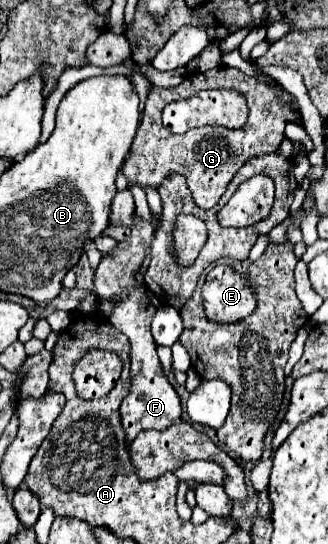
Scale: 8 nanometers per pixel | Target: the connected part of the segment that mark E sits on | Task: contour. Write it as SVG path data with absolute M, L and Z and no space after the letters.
M216 266L202 286L202 306L206 320L214 324L238 322L256 308L254 286L234 268Z

